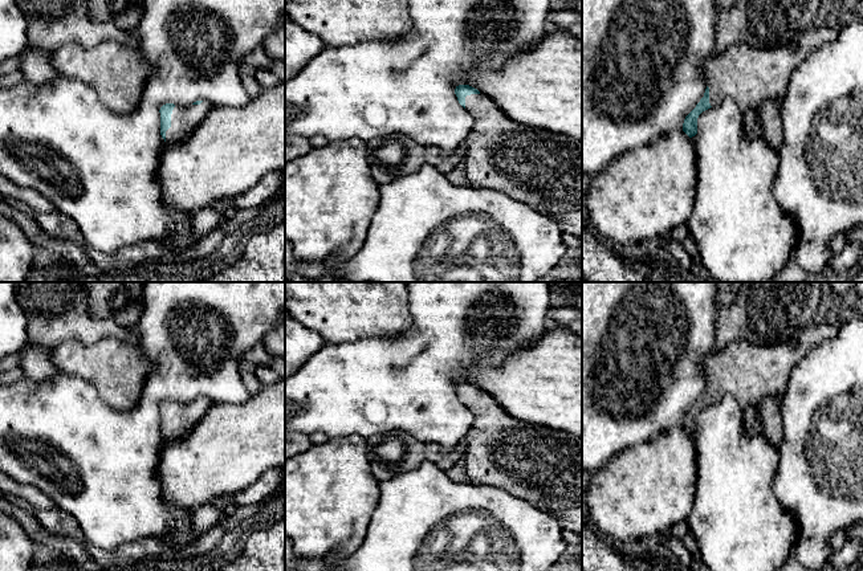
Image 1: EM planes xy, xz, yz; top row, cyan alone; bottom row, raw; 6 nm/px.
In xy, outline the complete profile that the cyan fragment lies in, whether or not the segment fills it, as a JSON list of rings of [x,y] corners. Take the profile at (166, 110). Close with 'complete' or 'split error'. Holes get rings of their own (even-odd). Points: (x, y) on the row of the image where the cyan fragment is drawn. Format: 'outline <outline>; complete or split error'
outline [[[196,101],[190,106],[166,103],[160,107],[160,135],[167,144],[187,138],[207,117],[213,106],[207,101]]]; split error

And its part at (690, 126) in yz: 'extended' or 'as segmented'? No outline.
extended

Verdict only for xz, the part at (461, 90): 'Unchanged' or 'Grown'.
Grown

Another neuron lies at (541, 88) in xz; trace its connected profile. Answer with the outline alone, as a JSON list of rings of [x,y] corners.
[[[550,26],[537,44],[508,60],[500,70],[484,70],[476,66],[472,74],[459,85],[469,85],[490,97],[516,123],[582,140],[582,40],[567,29]]]

